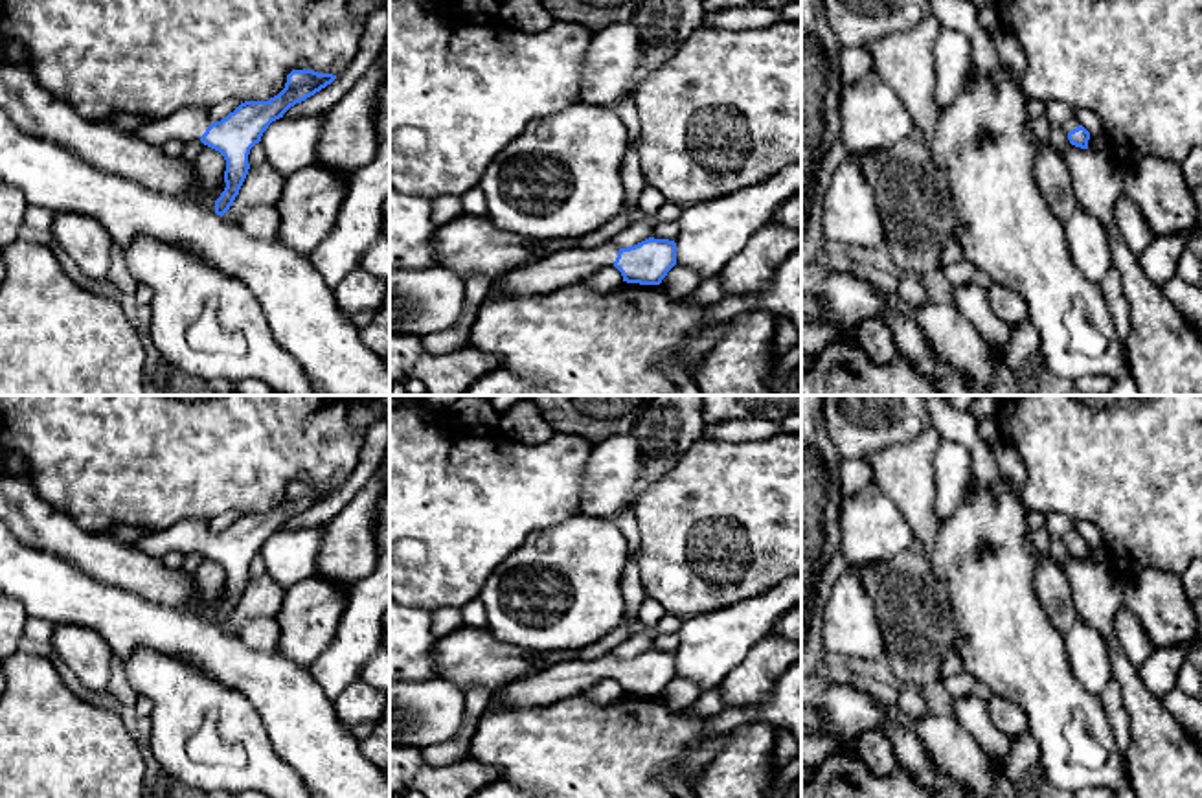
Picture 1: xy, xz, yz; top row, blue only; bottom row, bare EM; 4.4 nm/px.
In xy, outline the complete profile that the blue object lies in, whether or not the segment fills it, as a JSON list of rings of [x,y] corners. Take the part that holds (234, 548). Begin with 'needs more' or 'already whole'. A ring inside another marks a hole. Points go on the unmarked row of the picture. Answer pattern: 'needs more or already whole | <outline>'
needs more | [[[292,482],[285,500],[268,513],[244,513],[221,533],[211,533],[208,520],[182,520],[173,528],[142,537],[134,546],[153,557],[164,557],[176,550],[182,553],[200,552],[219,563],[226,572],[226,599],[215,612],[215,625],[224,627],[233,616],[248,587],[250,561],[261,553],[268,537],[294,519],[314,507],[336,491],[333,485],[314,482]]]

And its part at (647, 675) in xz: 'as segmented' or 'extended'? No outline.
extended

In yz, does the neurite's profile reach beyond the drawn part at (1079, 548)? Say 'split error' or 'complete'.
split error

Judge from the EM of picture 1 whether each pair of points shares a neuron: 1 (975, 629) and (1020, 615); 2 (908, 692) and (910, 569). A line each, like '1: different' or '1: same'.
1: same
2: different

